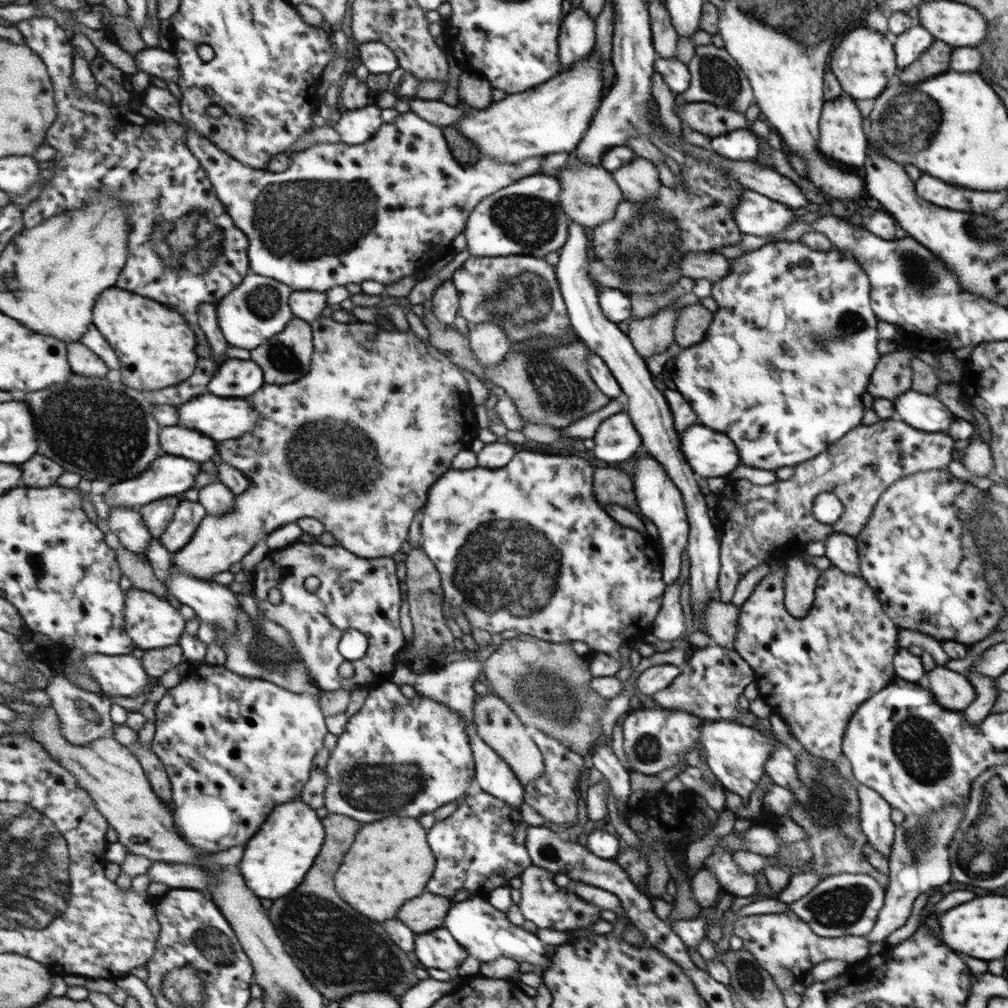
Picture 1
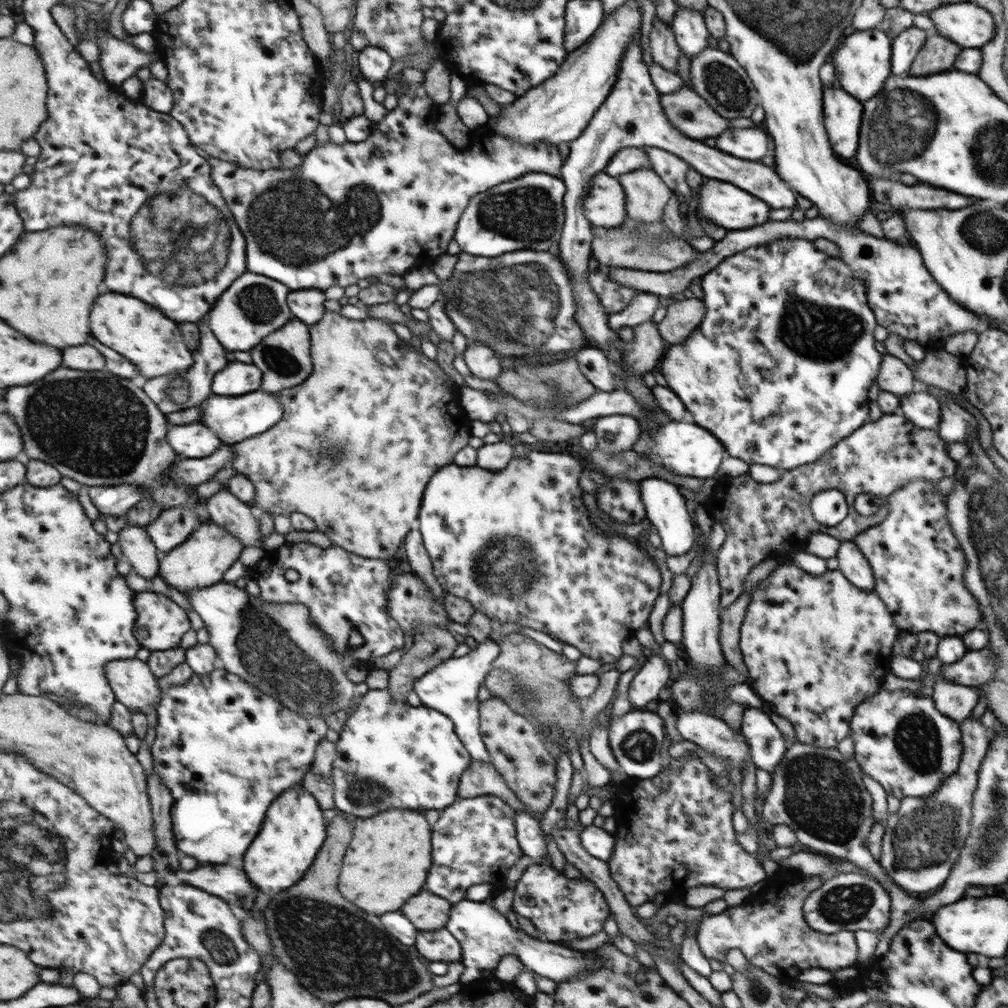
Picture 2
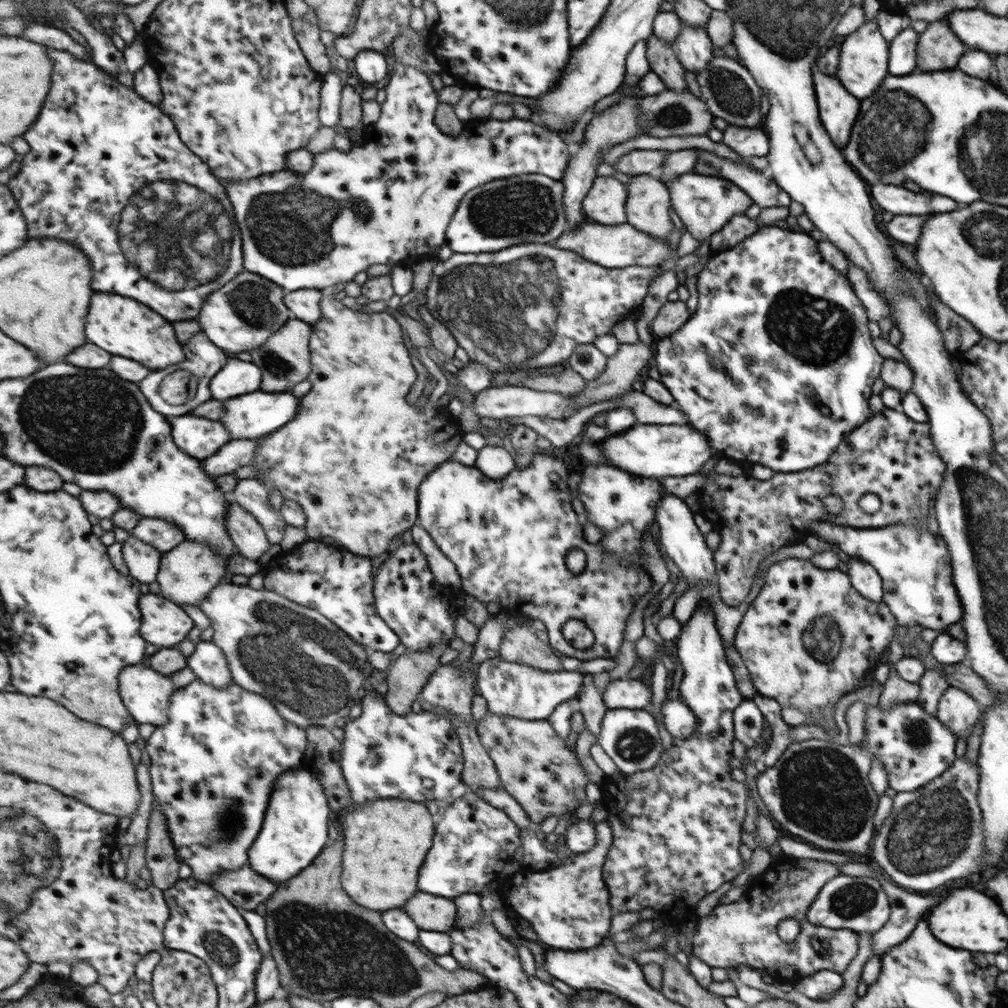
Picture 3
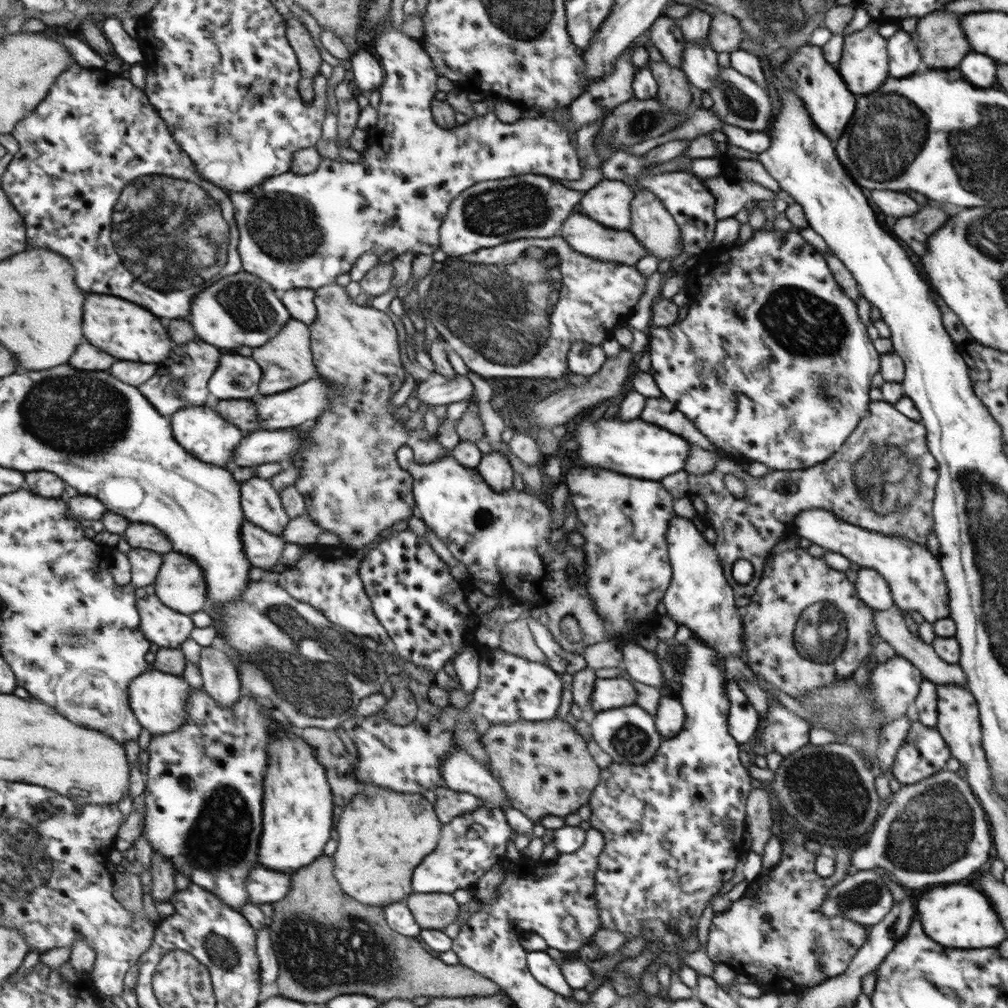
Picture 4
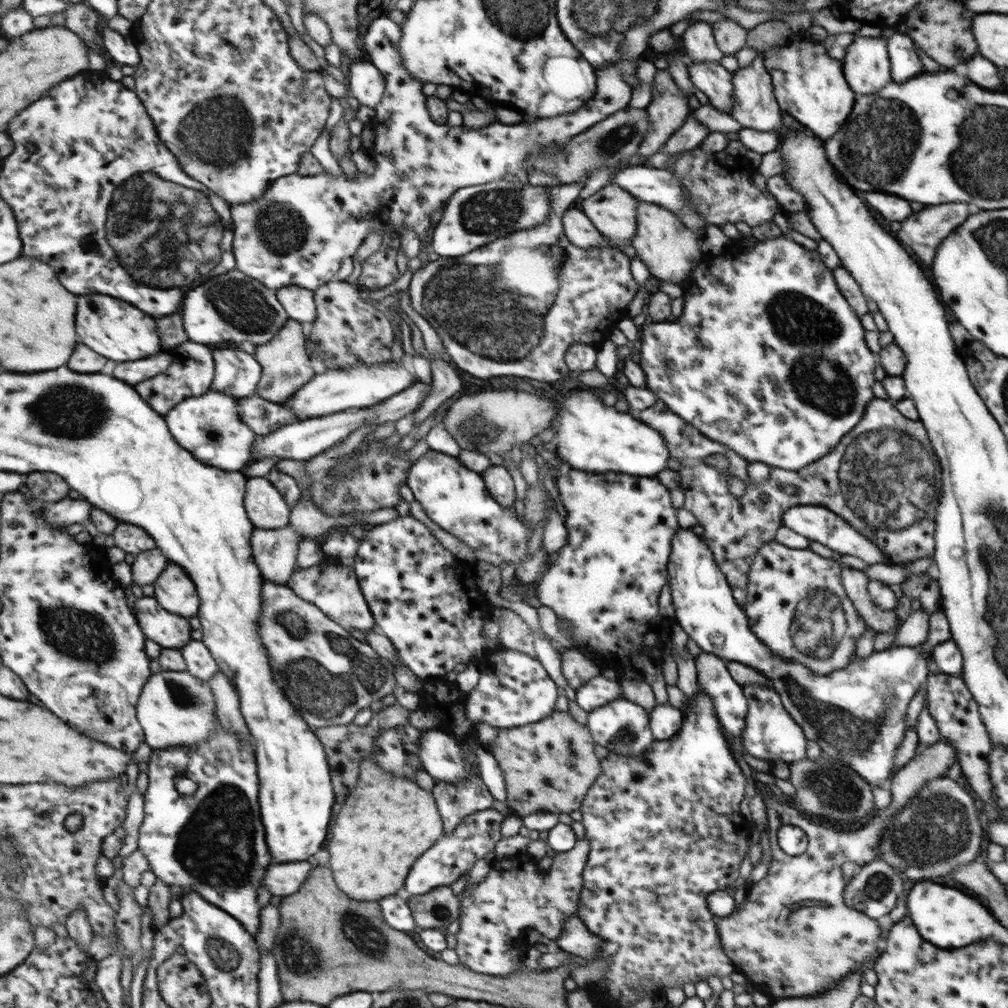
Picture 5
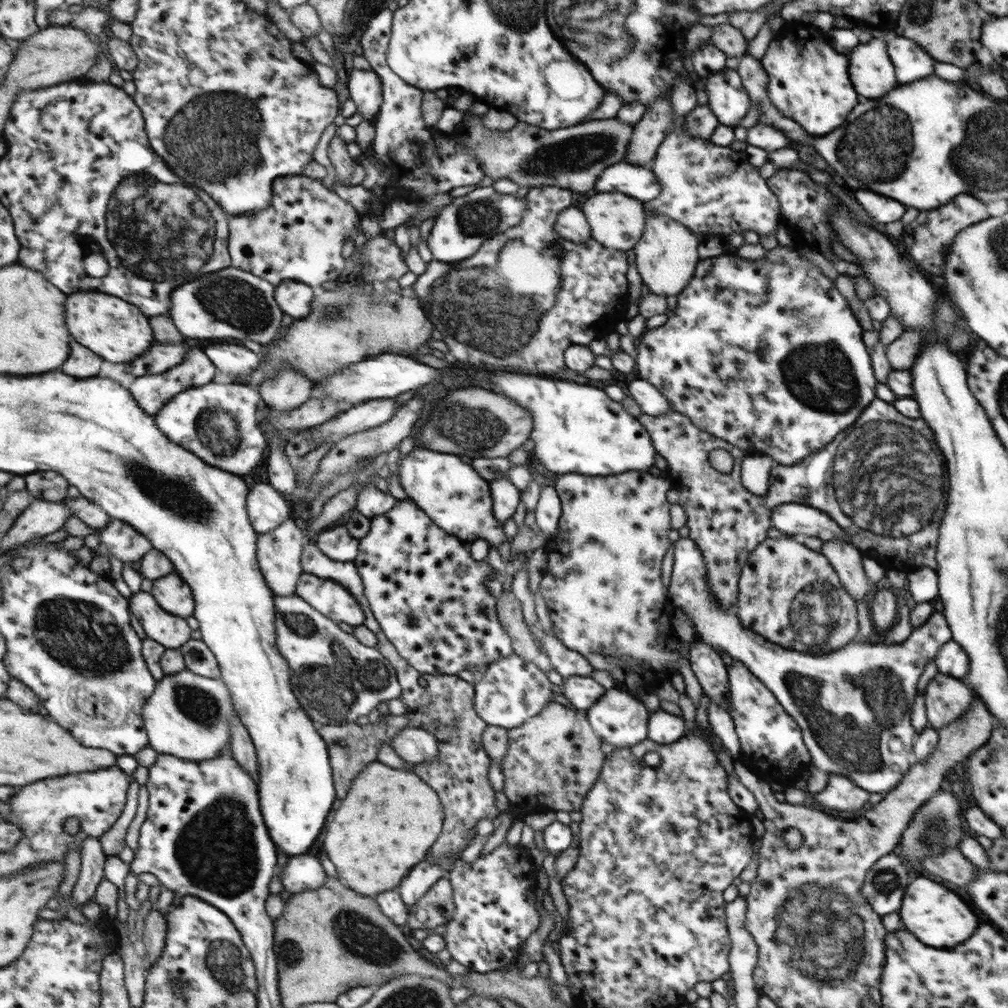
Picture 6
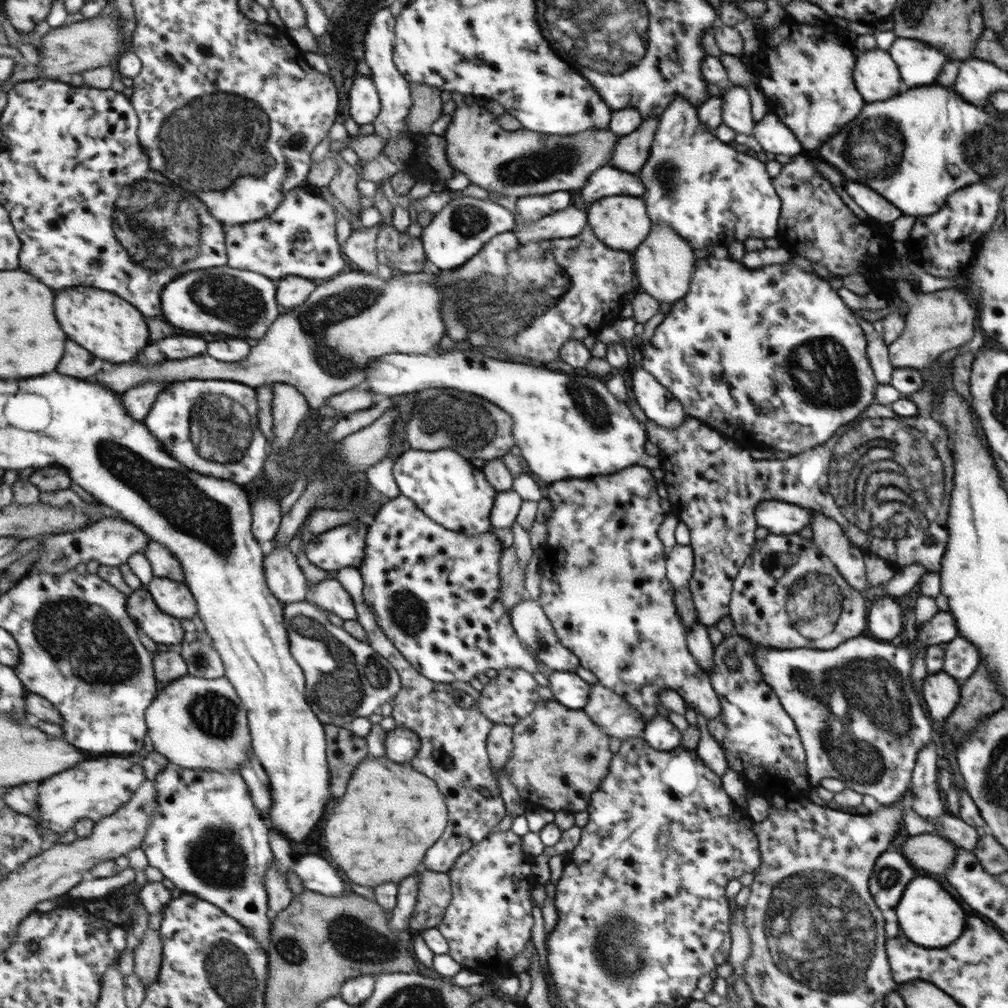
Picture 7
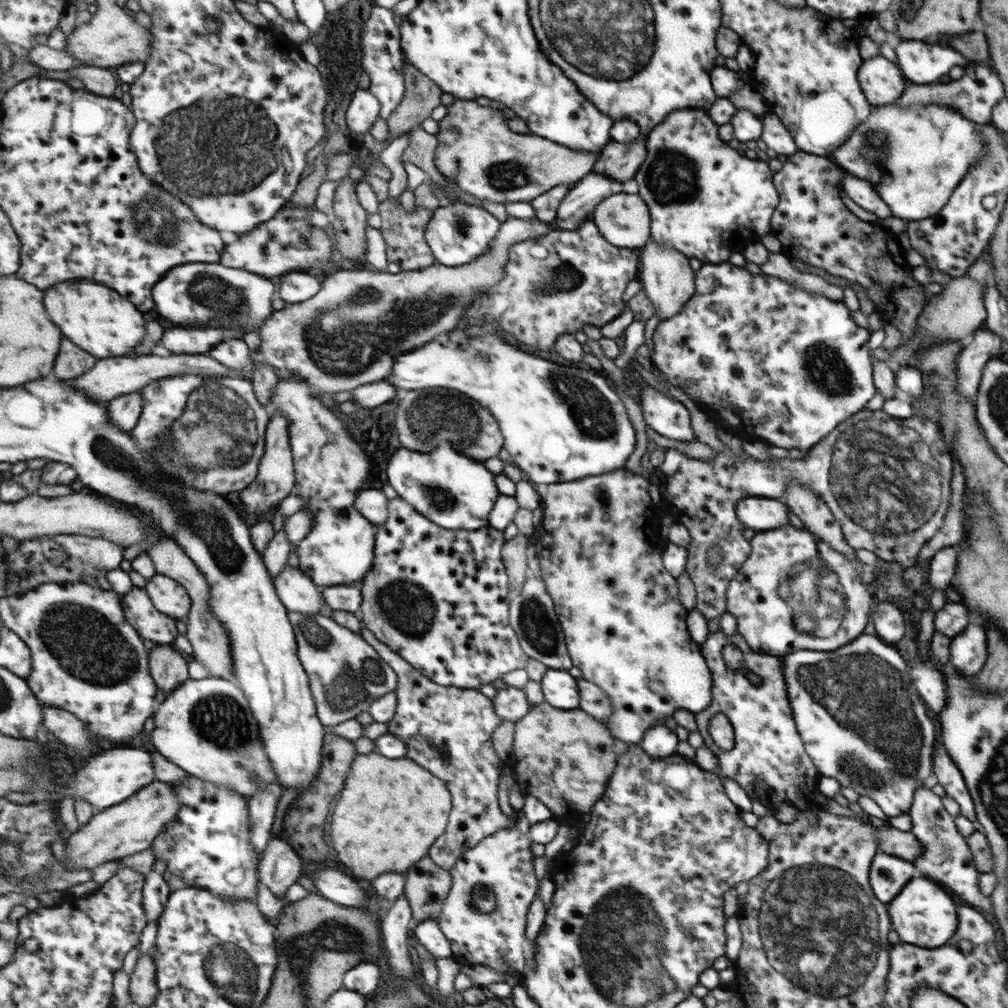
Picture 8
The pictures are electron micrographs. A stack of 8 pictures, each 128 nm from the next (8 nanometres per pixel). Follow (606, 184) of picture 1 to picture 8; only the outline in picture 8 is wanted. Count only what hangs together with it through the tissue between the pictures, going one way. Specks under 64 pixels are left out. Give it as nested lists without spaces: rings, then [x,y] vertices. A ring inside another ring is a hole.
[[[613,194],[593,210],[599,234],[617,248],[637,249],[650,240],[648,208],[637,194]]]

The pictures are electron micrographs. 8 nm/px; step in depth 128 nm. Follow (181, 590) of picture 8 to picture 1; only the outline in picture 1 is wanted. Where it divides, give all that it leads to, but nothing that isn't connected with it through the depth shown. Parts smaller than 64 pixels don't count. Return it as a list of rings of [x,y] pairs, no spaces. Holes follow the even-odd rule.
[[[321,317],[315,322],[310,322],[314,330],[314,356],[312,358],[311,372],[306,377],[291,384],[267,384],[265,383],[251,398],[247,398],[252,406],[264,416],[264,420],[258,423],[255,431],[245,434],[240,438],[219,442],[217,448],[220,457],[224,463],[237,468],[240,472],[247,474],[251,486],[247,492],[236,495],[235,508],[229,514],[211,515],[208,514],[199,525],[197,533],[190,539],[190,542],[178,553],[173,555],[173,563],[177,564],[185,574],[191,574],[193,578],[211,581],[215,574],[221,574],[228,571],[233,564],[242,562],[260,541],[263,541],[275,533],[275,530],[282,529],[283,525],[295,523],[302,520],[303,517],[316,518],[325,524],[327,533],[338,541],[338,545],[352,551],[359,558],[377,558],[377,556],[390,557],[399,550],[399,544],[407,540],[407,526],[411,524],[411,518],[419,508],[424,508],[425,496],[429,496],[429,486],[453,467],[453,459],[463,449],[469,448],[469,442],[477,434],[477,424],[473,418],[473,404],[467,394],[465,380],[461,372],[457,370],[457,364],[453,366],[451,359],[437,350],[431,344],[423,343],[415,336],[411,329],[407,329],[405,336],[403,332],[393,332],[399,336],[399,344],[395,348],[387,348],[387,329],[381,326],[380,322],[367,324],[361,321],[361,324],[347,324],[337,322],[331,317]]]

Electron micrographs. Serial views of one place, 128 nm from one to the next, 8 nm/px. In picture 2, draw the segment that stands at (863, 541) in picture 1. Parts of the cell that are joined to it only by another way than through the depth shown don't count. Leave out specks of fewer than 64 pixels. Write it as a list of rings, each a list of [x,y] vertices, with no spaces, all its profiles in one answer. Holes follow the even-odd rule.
[[[916,481],[902,486],[885,499],[889,512],[879,524],[866,528],[851,542],[862,552],[873,573],[873,591],[886,605],[894,622],[905,632],[934,632],[939,638],[961,636],[982,624],[983,610],[964,581],[966,554],[961,550],[947,519],[946,495],[939,494],[933,484]]]

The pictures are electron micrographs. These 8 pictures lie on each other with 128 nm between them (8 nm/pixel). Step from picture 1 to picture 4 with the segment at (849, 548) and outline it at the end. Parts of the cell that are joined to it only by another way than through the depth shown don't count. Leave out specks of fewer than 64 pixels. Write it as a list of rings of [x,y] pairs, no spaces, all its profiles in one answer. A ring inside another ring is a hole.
[[[860,567],[854,583],[857,595],[871,609],[885,610],[893,604],[890,586],[875,570]]]

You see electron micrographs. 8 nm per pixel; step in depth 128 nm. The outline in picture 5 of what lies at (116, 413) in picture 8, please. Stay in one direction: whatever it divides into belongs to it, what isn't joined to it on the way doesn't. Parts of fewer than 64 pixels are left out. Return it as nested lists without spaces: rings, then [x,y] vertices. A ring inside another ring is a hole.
[[[185,342],[179,348],[173,350],[175,356],[175,364],[169,368],[171,380],[145,380],[141,384],[137,384],[139,394],[143,394],[143,398],[147,398],[147,402],[151,402],[150,406],[155,406],[155,410],[159,410],[159,414],[167,415],[167,412],[175,409],[179,402],[183,402],[187,396],[199,396],[211,390],[213,386],[213,378],[215,378],[215,360],[213,360],[213,350],[207,348],[205,344],[197,344],[197,342]]]

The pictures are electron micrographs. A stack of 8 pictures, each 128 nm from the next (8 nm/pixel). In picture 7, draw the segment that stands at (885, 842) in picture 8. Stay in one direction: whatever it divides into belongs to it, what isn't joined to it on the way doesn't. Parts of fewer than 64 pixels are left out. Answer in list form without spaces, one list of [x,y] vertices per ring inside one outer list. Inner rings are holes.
[[[937,834],[909,835],[900,841],[901,844],[894,847],[899,847],[898,852],[916,870],[927,870],[931,874],[945,876],[947,869],[955,862],[955,848]]]

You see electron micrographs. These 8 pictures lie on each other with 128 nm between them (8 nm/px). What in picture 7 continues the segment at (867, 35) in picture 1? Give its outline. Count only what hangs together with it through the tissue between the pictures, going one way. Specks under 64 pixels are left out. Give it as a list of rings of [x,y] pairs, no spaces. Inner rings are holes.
[[[873,48],[856,55],[854,85],[868,103],[887,100],[898,94],[901,72],[887,52]]]

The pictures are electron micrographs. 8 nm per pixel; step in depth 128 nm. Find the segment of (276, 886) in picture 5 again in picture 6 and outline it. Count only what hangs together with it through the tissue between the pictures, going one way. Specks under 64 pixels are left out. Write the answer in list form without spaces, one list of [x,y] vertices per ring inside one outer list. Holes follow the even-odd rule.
[[[309,854],[291,857],[289,864],[278,872],[283,879],[285,890],[292,895],[319,889],[328,882],[321,860]]]

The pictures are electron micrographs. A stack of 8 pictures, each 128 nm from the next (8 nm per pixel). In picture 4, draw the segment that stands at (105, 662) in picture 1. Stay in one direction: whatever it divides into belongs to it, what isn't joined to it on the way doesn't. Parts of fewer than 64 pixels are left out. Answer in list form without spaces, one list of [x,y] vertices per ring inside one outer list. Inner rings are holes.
[[[153,668],[150,672],[131,682],[131,708],[152,738],[175,733],[189,722],[187,702],[189,702],[193,690],[194,688],[189,686],[189,682],[182,675],[166,674]]]

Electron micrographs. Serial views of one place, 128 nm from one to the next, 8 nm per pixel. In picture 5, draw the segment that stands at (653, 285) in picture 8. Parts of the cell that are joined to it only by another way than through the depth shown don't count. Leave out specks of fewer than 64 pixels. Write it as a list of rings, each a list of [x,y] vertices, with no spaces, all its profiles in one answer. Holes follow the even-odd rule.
[[[638,201],[637,232],[631,238],[630,245],[635,250],[636,258],[647,266],[651,280],[659,285],[663,282],[681,283],[689,272],[693,272],[693,264],[702,256],[697,235],[685,227],[671,211],[649,202]]]

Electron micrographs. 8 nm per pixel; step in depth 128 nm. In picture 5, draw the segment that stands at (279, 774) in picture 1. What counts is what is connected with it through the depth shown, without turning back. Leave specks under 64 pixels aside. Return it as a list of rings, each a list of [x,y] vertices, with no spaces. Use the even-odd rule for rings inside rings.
[[[219,723],[218,730],[211,740],[203,745],[199,746],[171,746],[171,748],[165,748],[165,750],[152,749],[152,754],[149,760],[148,774],[148,787],[144,793],[145,799],[145,818],[141,825],[139,848],[143,850],[151,868],[152,873],[170,887],[177,886],[184,888],[186,891],[193,890],[198,894],[201,894],[203,898],[206,898],[208,902],[218,905],[219,908],[225,910],[228,914],[238,919],[243,927],[252,935],[252,938],[257,942],[259,937],[259,930],[262,929],[262,907],[259,903],[260,892],[264,886],[264,880],[267,877],[267,870],[274,863],[273,857],[271,857],[270,846],[267,844],[266,839],[266,826],[263,824],[262,819],[262,806],[260,805],[260,778],[258,770],[257,752],[255,752],[255,746],[252,743],[251,746],[247,746],[239,736],[227,732],[227,728]],[[183,778],[190,778],[196,783],[196,791],[192,794],[181,794],[177,790],[177,782],[183,780]]]

